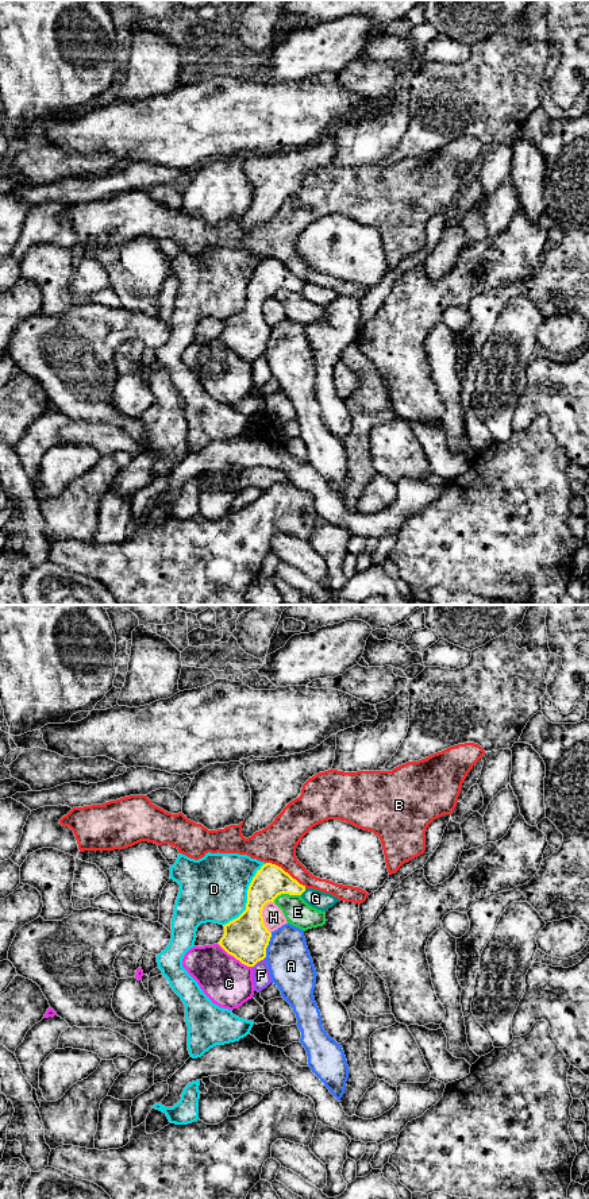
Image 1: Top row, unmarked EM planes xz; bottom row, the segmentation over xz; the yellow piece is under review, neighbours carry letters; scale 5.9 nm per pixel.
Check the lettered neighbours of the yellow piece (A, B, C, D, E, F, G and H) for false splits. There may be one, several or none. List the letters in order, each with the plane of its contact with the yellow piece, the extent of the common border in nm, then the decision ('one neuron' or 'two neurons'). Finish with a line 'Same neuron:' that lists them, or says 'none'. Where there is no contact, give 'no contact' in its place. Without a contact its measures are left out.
A: meets yellow in xz; contact 160 nm long; two neurons
B: meets yellow in xz; contact 280 nm long; two neurons
C: meets yellow in xz; contact 260 nm long; two neurons
D: meets yellow in xz; contact 460 nm long; two neurons
E: meets yellow in xz; contact 170 nm long; two neurons
F: meets yellow in xz; contact 90 nm long; two neurons
G: meets yellow in xz; contact 50 nm long; two neurons
H: meets yellow in xz; contact 200 nm long; two neurons
Same neuron: none

